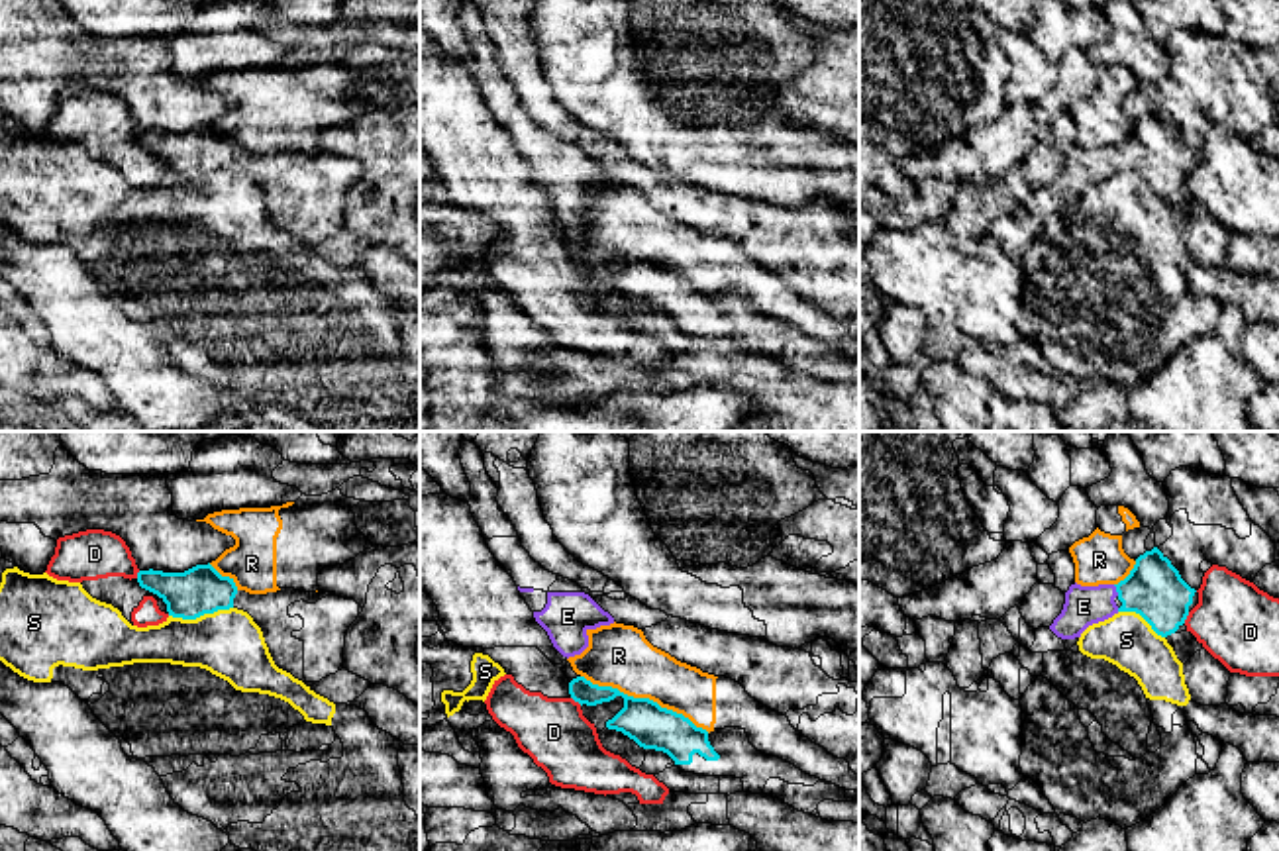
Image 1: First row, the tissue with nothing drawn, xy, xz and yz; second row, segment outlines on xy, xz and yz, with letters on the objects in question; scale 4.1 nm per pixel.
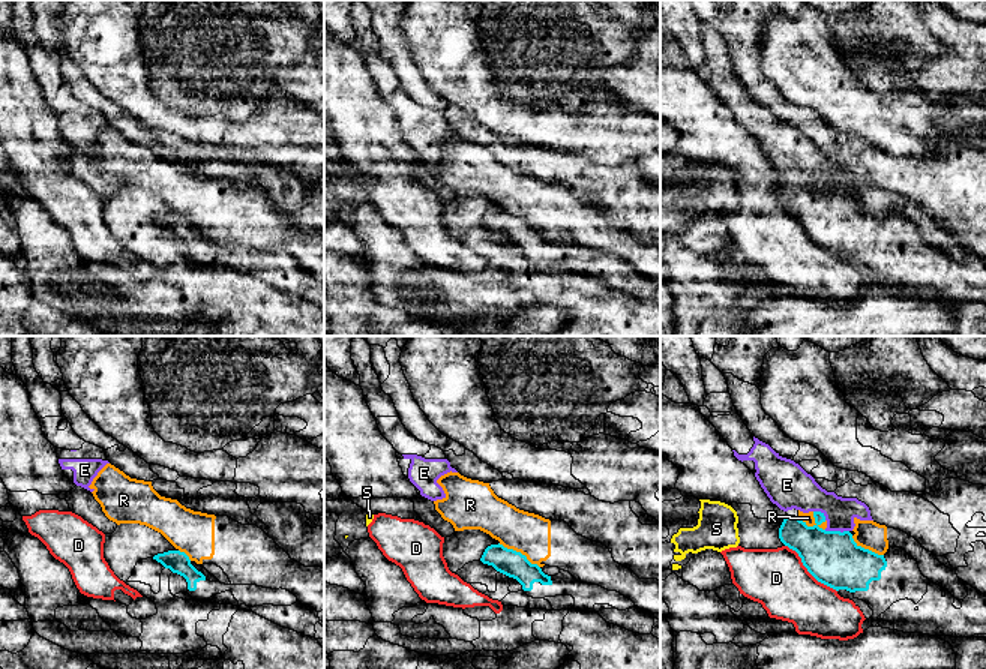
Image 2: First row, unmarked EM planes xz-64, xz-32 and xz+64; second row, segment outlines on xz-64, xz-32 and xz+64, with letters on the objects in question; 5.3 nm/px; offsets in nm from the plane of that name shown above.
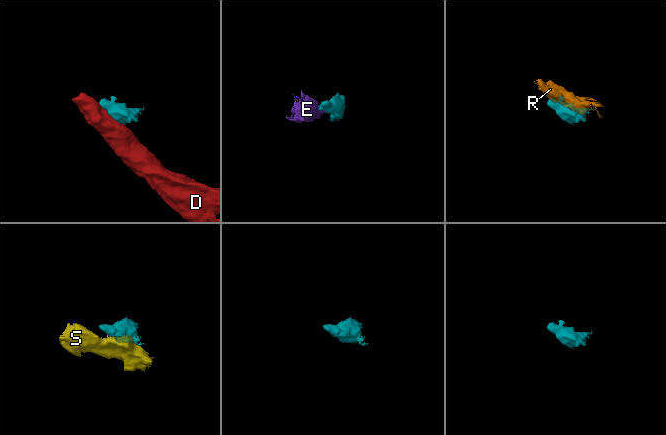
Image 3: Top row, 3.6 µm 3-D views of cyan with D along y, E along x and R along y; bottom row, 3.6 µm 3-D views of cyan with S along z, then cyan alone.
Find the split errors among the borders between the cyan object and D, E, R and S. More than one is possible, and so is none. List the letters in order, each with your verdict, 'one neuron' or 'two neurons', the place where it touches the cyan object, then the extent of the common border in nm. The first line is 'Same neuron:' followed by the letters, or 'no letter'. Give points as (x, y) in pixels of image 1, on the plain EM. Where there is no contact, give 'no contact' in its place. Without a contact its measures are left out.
Same neuron: E
D: two neurons; contact yz (1185, 179); length 50 nm
E: one neuron; contact yz (1117, 151); length 50 nm
R: two neurons; contact xz (646, 259); length 600 nm
S: two neurons; contact xy (201, 175); length 260 nm

